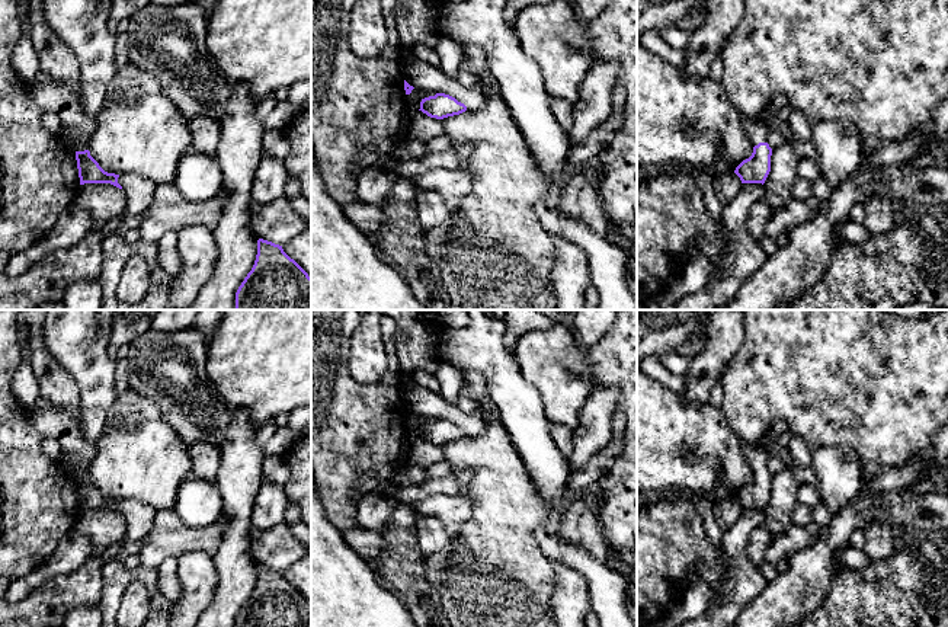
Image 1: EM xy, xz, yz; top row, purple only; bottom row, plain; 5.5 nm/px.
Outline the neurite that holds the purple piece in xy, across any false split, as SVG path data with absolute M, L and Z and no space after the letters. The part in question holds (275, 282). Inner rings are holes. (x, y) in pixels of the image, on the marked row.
M259 239L254 265L236 292L236 310L311 310L311 278L282 246Z

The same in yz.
M743 118L744 129L752 141L753 153L734 170L742 183L765 183L771 172L772 148L768 141L768 124L760 118Z

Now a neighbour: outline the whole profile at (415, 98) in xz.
M413 89L410 95L407 95L407 109L409 112L410 111L419 111L420 109L420 102L425 99L425 97L429 97L429 96L435 96L436 92L425 92L425 90L420 90L420 89Z

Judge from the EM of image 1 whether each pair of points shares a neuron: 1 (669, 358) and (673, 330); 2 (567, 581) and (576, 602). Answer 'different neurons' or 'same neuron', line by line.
1: different neurons
2: same neuron

